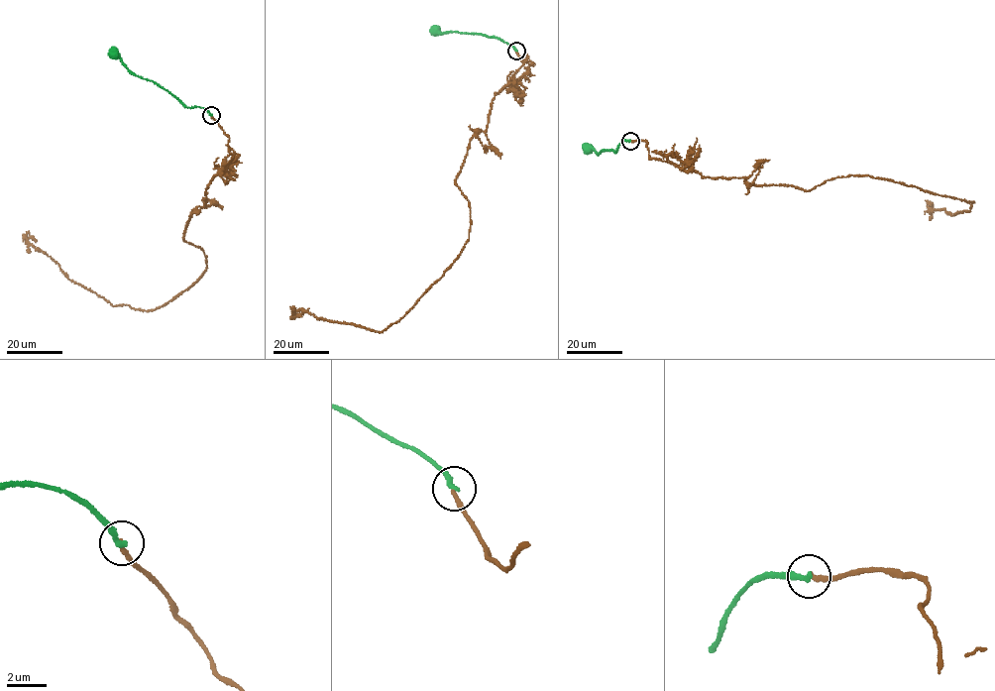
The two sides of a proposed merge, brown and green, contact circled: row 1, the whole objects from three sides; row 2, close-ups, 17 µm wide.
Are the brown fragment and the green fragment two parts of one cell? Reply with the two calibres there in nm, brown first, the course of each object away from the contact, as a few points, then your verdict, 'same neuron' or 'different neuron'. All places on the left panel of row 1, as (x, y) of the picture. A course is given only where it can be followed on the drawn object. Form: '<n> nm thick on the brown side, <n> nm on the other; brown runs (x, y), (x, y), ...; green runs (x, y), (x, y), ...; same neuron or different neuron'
220 nm thick on the brown side, 280 nm on the other; brown runs (211, 114), (232, 158), (186, 227), (206, 259), (194, 284), (155, 309), (112, 305), (26, 238), (36, 242); green runs (211, 115), (200, 107), (186, 107), (167, 90), (134, 75), (113, 54); different neuron

